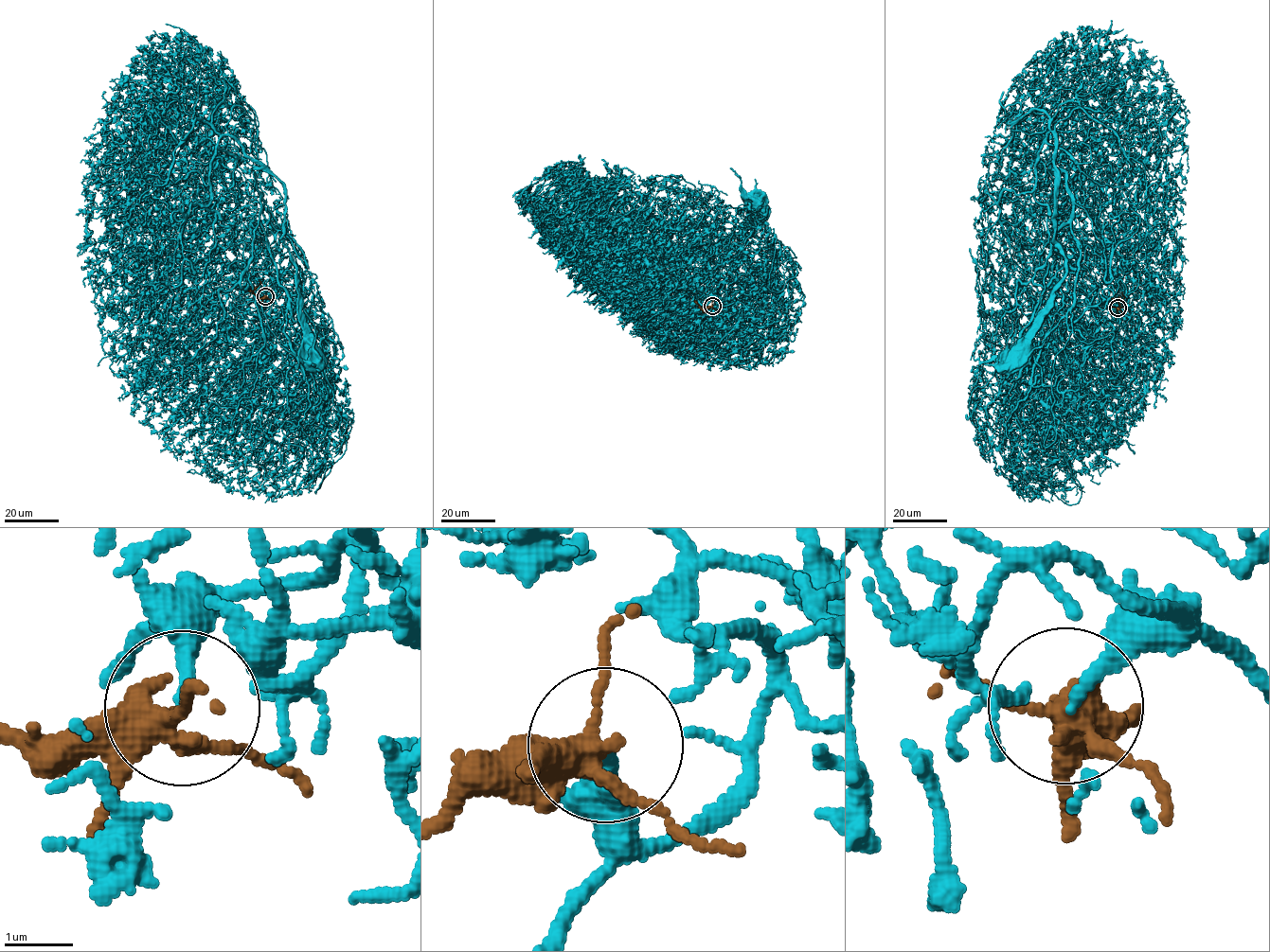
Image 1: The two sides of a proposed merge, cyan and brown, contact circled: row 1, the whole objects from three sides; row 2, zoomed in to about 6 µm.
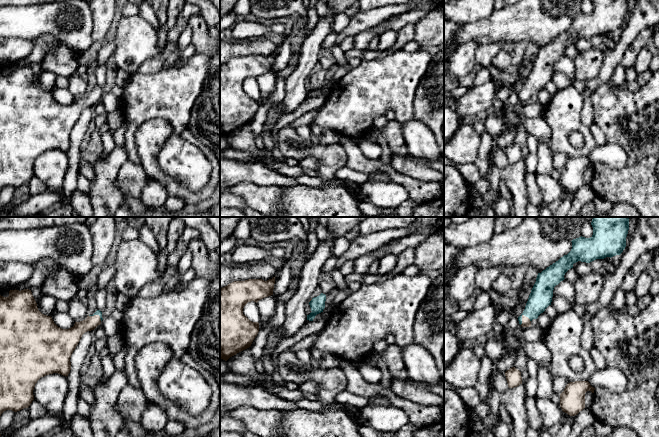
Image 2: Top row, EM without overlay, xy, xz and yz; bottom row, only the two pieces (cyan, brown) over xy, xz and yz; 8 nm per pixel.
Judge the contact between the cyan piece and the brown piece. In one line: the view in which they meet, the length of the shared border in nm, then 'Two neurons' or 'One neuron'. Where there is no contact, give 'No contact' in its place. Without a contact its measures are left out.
Touches cyan in yz. Shared border 100 nm. One neuron

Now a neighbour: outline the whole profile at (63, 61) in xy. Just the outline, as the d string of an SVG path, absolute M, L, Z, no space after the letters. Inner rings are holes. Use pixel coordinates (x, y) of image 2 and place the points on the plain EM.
M61 43L51 53L47 53L41 62L42 71L50 71L56 76L70 78L75 75L78 64L78 54Z

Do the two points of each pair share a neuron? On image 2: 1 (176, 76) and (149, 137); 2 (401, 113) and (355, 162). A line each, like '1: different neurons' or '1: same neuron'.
1: different neurons
2: different neurons

